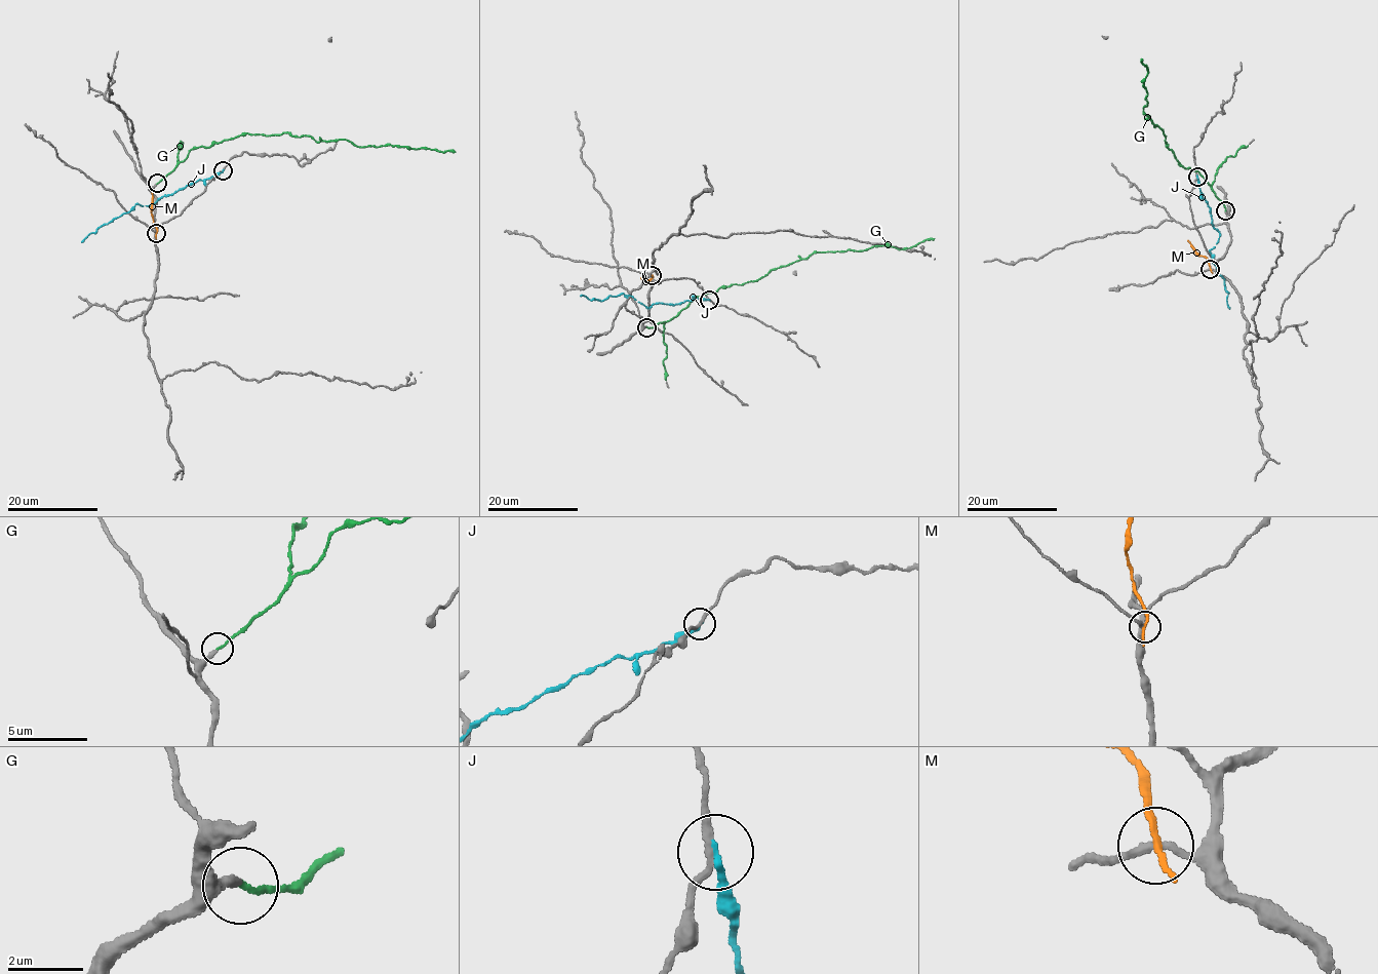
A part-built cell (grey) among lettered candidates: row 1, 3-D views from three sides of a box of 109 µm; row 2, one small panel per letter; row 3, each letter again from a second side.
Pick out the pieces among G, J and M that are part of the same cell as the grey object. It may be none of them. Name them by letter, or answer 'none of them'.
G

